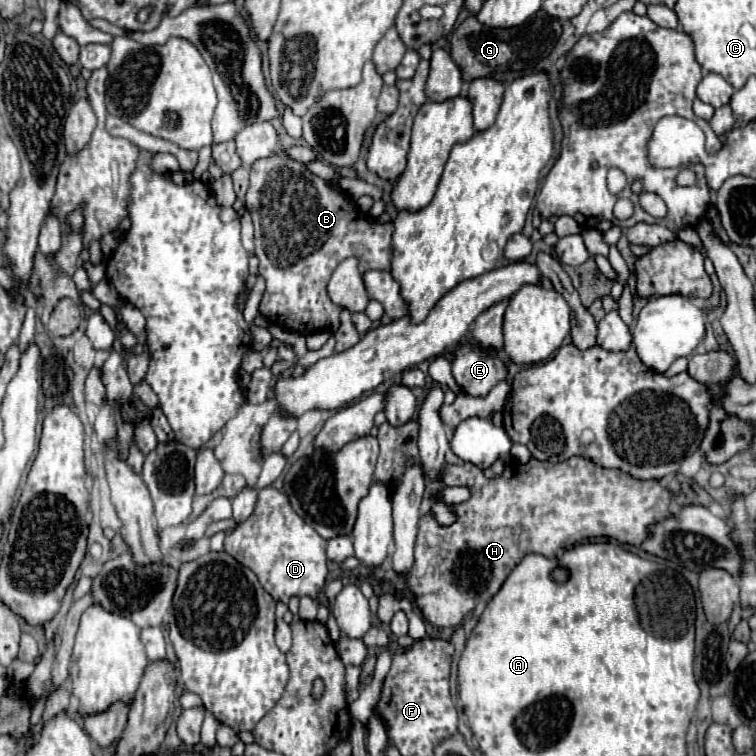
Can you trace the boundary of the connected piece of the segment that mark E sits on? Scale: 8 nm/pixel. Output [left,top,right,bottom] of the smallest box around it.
[452,338,508,398]

